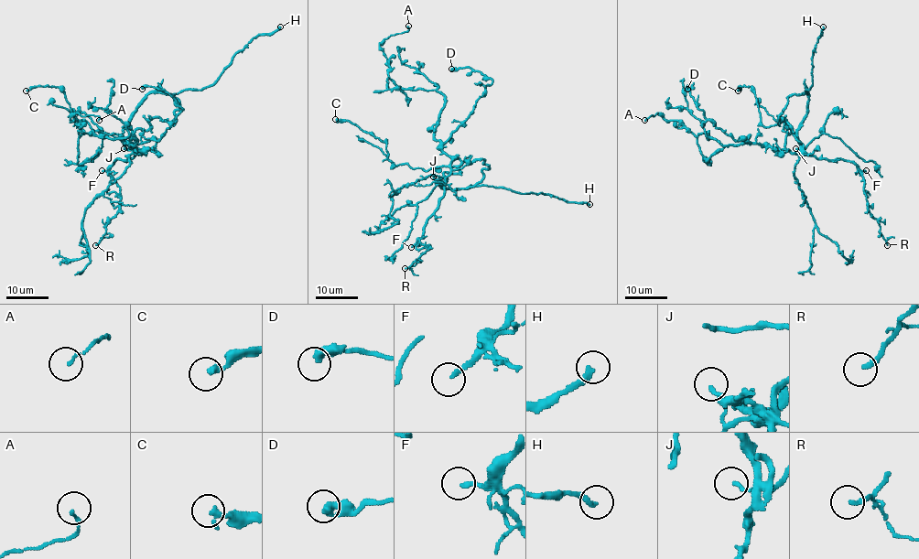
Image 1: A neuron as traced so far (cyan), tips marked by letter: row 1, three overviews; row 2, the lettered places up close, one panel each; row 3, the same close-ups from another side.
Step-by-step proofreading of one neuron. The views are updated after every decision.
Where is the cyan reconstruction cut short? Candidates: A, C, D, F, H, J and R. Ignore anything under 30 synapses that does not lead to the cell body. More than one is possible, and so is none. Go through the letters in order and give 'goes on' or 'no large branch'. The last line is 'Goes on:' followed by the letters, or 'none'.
A: no large branch
C: no large branch
D: no large branch
F: goes on
H: goes on
J: no large branch
R: no large branch
Goes on: F, H

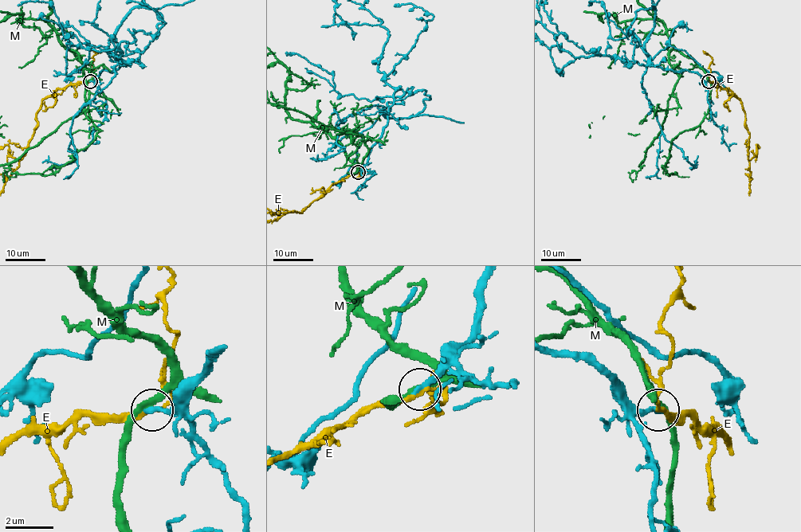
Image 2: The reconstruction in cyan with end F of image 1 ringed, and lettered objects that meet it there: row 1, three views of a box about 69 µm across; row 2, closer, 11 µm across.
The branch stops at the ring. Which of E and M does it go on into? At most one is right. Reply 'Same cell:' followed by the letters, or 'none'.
Same cell: E

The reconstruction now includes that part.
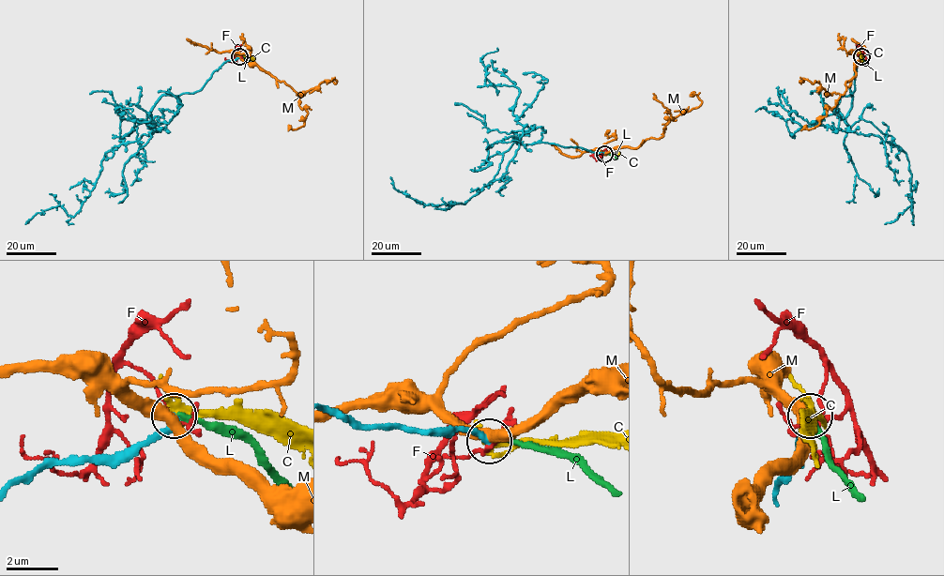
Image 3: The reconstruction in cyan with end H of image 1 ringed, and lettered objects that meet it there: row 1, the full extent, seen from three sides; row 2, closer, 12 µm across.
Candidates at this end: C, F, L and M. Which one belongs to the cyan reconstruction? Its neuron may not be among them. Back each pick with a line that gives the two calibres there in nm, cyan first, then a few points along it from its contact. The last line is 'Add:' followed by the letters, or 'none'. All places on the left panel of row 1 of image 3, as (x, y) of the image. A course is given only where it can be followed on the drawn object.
C: 280/240 nm | via (239, 55), (248, 55), (254, 61)
Add: C

